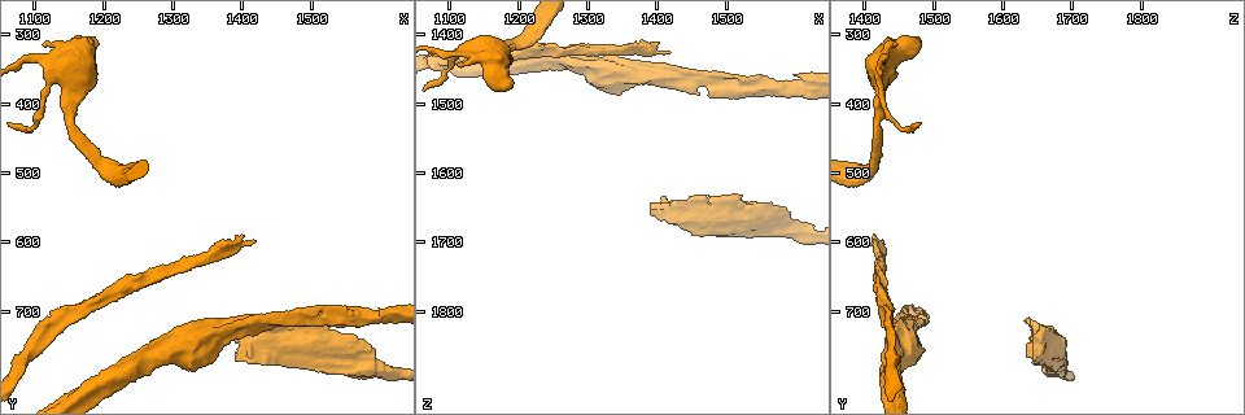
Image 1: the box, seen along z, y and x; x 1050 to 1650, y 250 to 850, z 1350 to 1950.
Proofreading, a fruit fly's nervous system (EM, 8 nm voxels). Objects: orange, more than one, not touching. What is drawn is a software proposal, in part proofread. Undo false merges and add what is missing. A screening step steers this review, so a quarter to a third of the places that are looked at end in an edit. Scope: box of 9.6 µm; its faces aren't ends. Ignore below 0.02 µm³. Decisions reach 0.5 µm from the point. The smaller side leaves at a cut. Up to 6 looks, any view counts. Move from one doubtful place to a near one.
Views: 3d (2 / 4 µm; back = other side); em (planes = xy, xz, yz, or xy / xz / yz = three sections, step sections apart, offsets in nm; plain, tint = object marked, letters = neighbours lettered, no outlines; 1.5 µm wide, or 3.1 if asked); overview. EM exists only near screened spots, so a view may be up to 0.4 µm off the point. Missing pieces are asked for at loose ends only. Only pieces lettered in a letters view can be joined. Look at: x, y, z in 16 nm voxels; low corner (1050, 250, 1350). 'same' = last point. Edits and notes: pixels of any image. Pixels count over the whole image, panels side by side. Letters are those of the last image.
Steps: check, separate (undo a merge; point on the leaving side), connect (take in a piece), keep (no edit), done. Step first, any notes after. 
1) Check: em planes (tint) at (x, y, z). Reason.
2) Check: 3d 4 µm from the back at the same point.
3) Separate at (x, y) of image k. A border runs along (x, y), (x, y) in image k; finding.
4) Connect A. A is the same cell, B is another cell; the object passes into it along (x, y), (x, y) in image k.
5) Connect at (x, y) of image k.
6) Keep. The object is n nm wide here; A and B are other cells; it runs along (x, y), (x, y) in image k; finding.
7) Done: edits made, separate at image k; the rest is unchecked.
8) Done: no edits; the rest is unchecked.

Check: em planes (letters) at (1475, 715, 1470). Branch point.

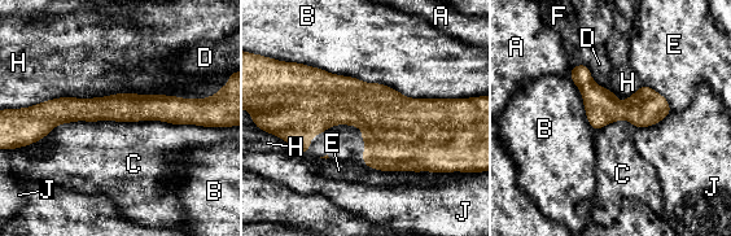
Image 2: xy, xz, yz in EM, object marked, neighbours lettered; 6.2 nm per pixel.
Keep. The object is 180 nm wide here; the longest contact is with C, 1100 nm; A, B, C, D, E, F, H and J are other cells; all the same neuron.

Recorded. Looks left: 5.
Check: 3d 4 µm from the back at (1290, 760, 1445). Thick turns thin.

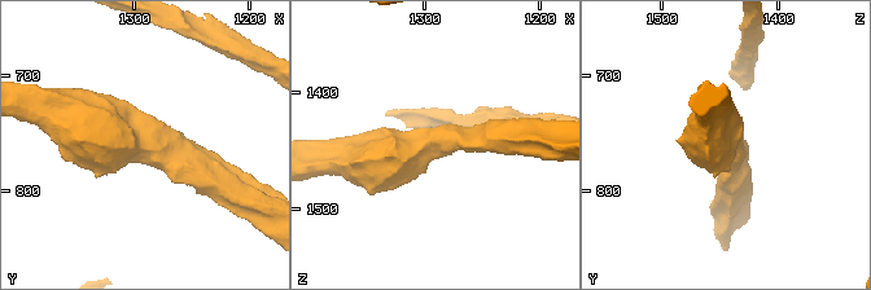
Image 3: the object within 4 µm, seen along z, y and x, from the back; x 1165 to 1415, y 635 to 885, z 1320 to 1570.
Check: em planes (letters) at (1292, 758, 1446). Need the tissue.

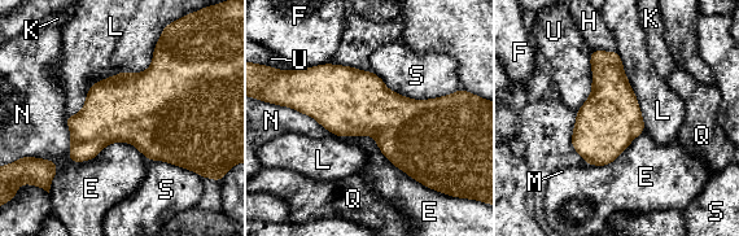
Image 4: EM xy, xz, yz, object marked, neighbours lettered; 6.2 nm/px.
Keep. E, F, H, K, L, M, N, Q, S and U are other cells; a border runs along (161, 34), (148, 68), (66, 116) in image 4; all the same neuron.

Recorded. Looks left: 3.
Check: 3d 4 µm at (1120, 315, 1445). An open end.

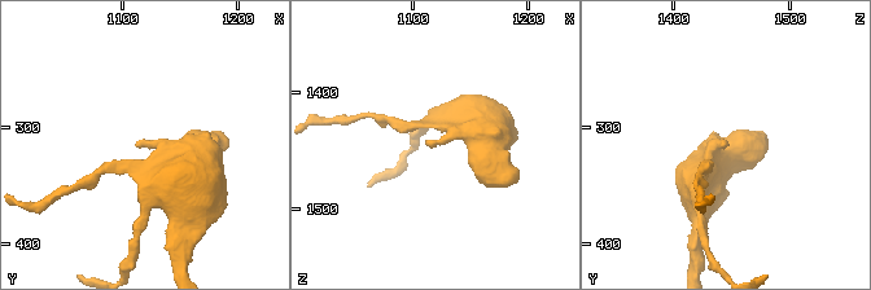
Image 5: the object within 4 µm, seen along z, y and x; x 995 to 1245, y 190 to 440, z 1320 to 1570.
Check: em planes (tint) at (1114, 316, 1444).

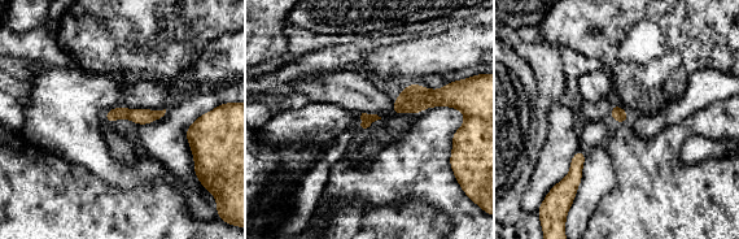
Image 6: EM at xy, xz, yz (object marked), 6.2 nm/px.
Check: em planes (letters) at the same point. What lies round it.

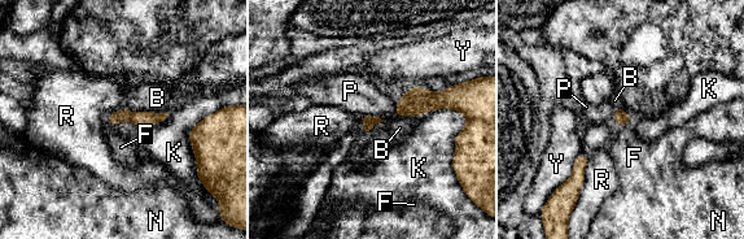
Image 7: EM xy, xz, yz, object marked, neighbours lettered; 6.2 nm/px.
Keep. B, F, K, N, P, R and Y are other cells; a border runs along (631, 121), (621, 127) in image 7; no lettered piece goes on from it.

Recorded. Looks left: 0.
Done: no edits; the rest is unchecked.

